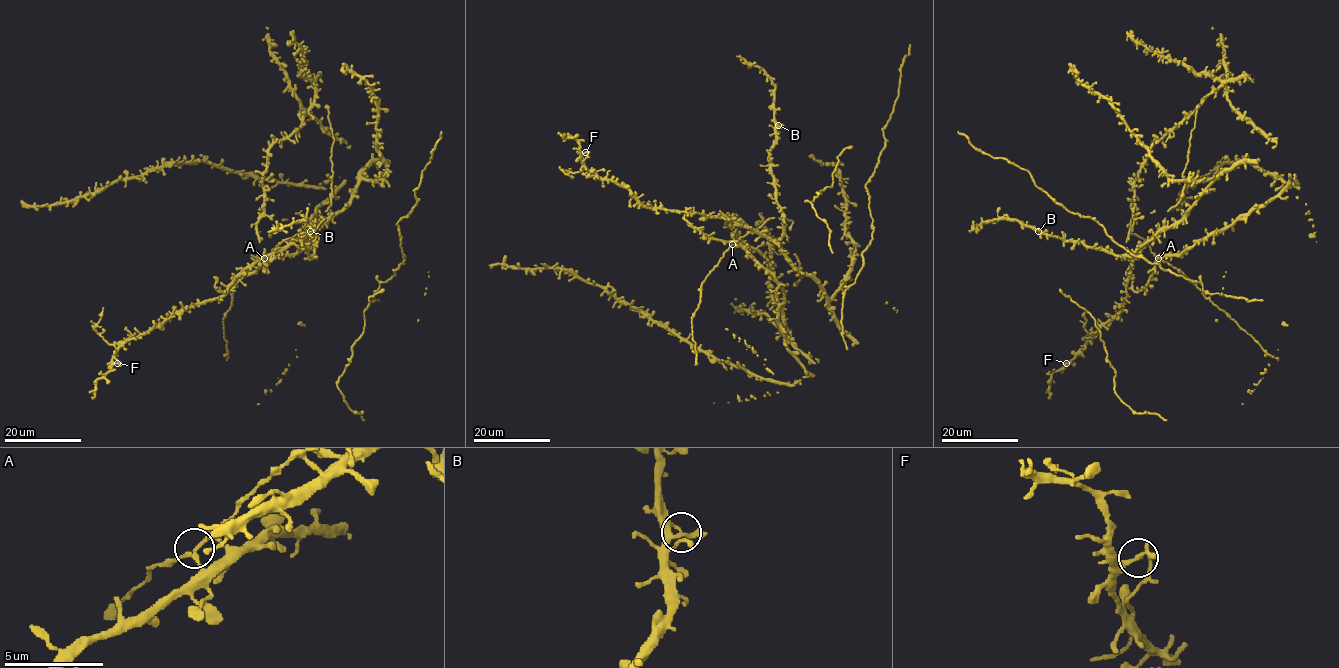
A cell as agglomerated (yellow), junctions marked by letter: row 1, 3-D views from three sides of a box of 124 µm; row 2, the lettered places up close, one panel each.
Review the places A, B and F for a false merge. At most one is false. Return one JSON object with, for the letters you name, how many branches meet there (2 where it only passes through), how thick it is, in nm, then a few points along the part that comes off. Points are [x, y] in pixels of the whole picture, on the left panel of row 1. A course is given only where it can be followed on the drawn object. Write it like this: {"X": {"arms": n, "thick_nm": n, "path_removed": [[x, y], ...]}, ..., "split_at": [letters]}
{"F": {"arms": 3, "thick_nm": 170, "path_removed": [[117, 362], [116, 348], [95, 329], [103, 307]]}, "split_at": ["F"]}

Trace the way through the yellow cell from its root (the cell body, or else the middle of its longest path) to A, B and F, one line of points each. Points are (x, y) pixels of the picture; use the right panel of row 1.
A: (1204, 237), (1181, 253), (1165, 254), (1155, 262), (1158, 258)
B: (1204, 237), (1155, 262), (1145, 242), (1154, 235), (1131, 256), (1117, 256), (1038, 231)
F: (1204, 237), (1189, 250), (1165, 254), (1155, 262), (1157, 257), (1146, 241), (1132, 258), (1122, 308), (1066, 362)

